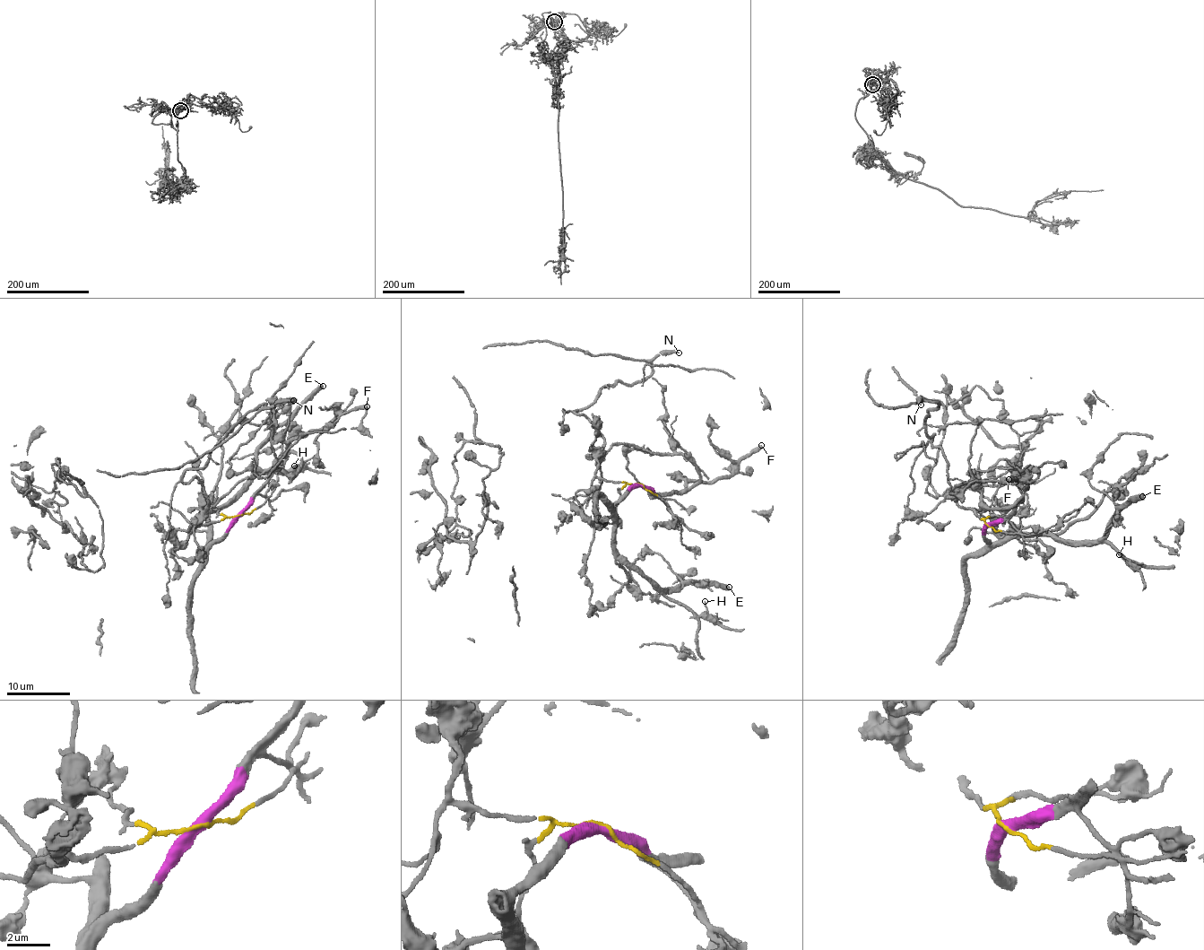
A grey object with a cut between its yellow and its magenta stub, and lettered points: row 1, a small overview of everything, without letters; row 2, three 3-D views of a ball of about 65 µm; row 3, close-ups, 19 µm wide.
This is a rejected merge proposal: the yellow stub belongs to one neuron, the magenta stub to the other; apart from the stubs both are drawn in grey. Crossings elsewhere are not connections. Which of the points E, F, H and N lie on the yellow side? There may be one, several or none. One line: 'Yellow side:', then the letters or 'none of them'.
Yellow side: N

